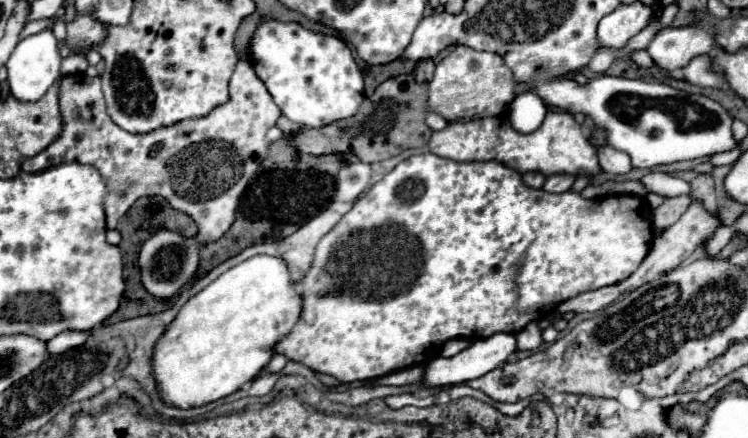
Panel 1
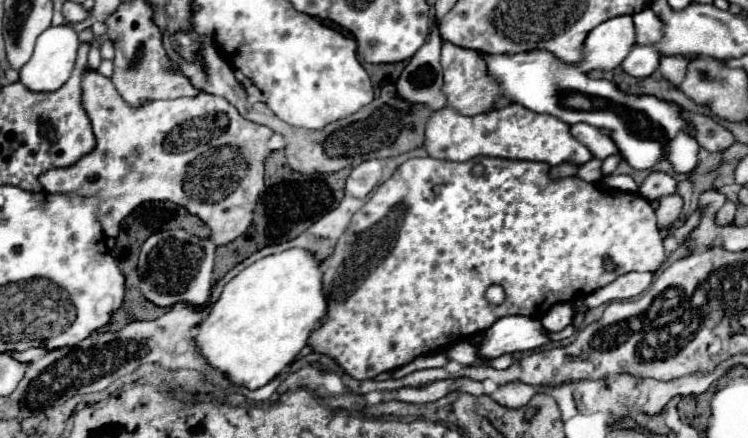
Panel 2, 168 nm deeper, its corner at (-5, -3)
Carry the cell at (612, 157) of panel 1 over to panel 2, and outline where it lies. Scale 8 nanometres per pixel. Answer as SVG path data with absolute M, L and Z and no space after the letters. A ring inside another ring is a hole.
M574 124L572 128L570 128L570 134L578 140L578 142L582 142L596 158L600 158L600 160L604 160L604 158L608 158L610 154L616 154L618 152L618 148L616 148L616 144L612 142L612 138L608 138L608 136L604 136L598 128L594 128L594 126L590 126L590 124Z

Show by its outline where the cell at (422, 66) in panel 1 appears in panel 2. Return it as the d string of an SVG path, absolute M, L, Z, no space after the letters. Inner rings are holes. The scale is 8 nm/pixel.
M436 28L430 34L430 40L404 66L396 82L396 90L402 100L424 104L430 110L440 110L446 106L446 96L442 94L440 36Z

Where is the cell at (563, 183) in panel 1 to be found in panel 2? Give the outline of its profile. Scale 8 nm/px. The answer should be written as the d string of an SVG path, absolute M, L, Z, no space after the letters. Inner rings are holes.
M592 158L590 162L586 162L586 164L582 164L582 166L580 166L580 170L578 170L578 174L576 174L576 176L578 176L578 178L582 178L582 180L586 180L586 182L596 184L596 182L602 178L600 166L602 166L602 160Z

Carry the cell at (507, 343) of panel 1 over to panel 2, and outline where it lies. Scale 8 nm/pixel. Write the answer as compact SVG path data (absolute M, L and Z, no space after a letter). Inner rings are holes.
M504 316L484 332L484 340L478 348L480 358L496 358L520 350L534 350L550 342L550 336L538 318Z

